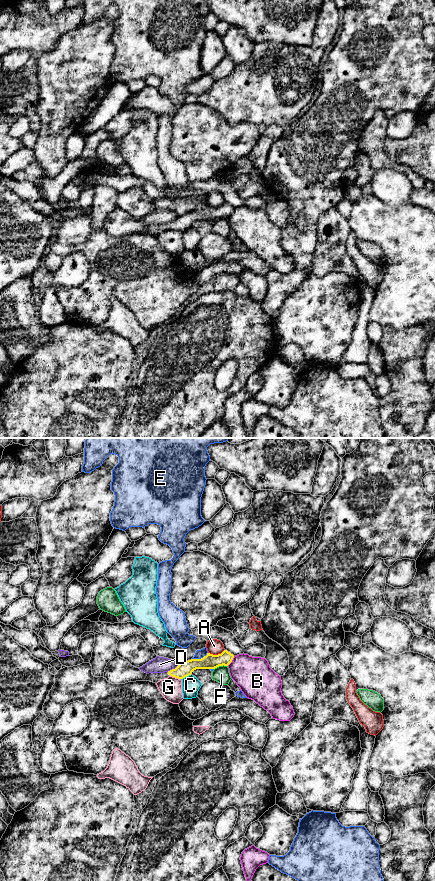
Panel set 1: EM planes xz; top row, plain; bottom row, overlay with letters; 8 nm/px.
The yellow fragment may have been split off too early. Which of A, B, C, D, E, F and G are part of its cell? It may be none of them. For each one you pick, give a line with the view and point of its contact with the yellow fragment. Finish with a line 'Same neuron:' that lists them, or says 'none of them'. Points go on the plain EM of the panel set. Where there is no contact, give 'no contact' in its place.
Same neuron: none of them

